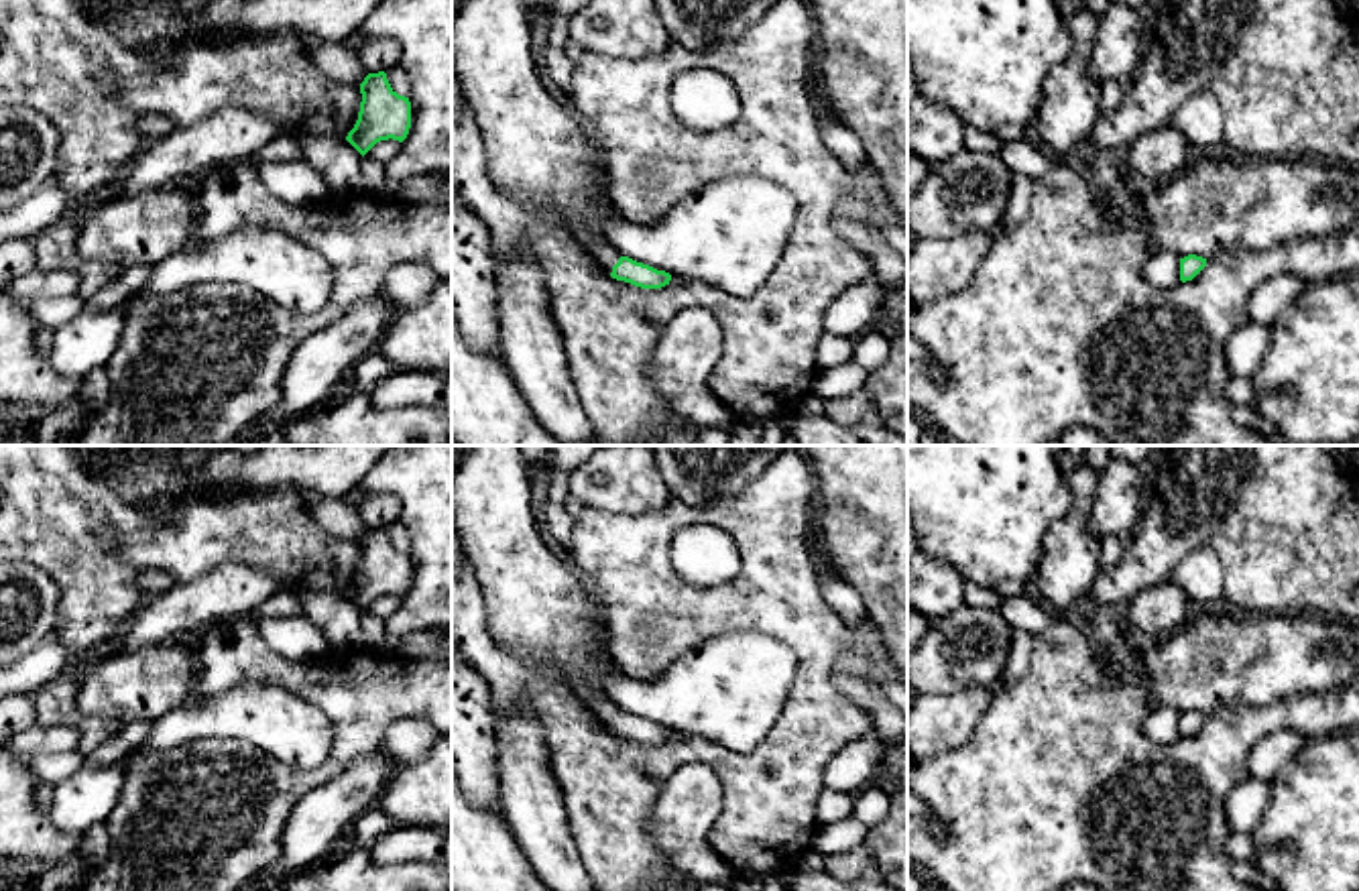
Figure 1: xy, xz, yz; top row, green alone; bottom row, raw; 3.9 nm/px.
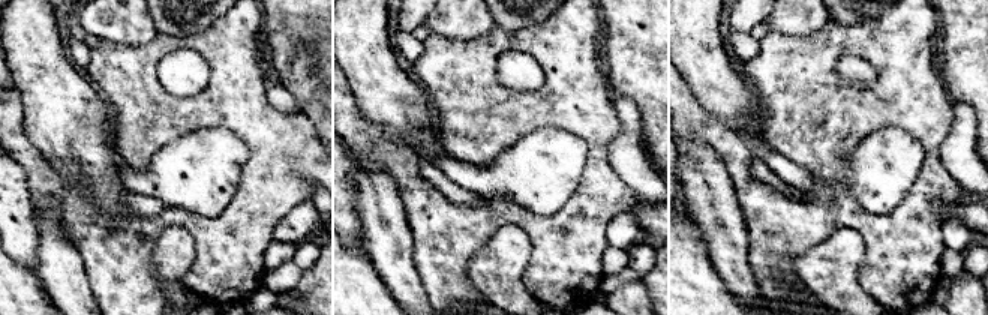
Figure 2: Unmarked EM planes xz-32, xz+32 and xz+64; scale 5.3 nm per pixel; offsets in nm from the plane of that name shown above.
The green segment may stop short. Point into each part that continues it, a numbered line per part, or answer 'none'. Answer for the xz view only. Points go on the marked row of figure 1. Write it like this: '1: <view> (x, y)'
1: xz (599, 249)

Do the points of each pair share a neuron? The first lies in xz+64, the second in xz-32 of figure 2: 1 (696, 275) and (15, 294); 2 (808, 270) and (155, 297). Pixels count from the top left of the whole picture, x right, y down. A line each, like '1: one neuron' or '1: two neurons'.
1: one neuron
2: two neurons

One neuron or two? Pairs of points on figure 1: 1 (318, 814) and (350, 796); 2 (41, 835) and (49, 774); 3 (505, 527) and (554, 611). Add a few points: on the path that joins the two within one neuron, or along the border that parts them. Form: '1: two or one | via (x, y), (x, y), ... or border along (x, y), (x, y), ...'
1: one | via (326, 812), (342, 800)
2: two | border along (25, 763), (41, 780)
3: one | via (505, 548), (515, 570), (534, 590)

